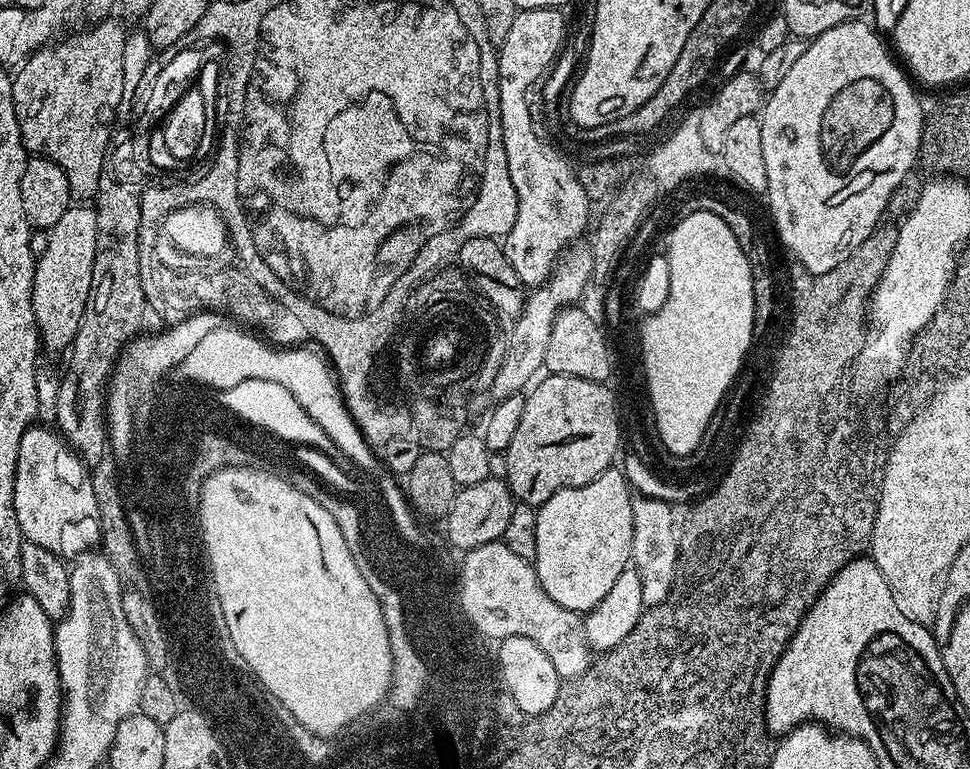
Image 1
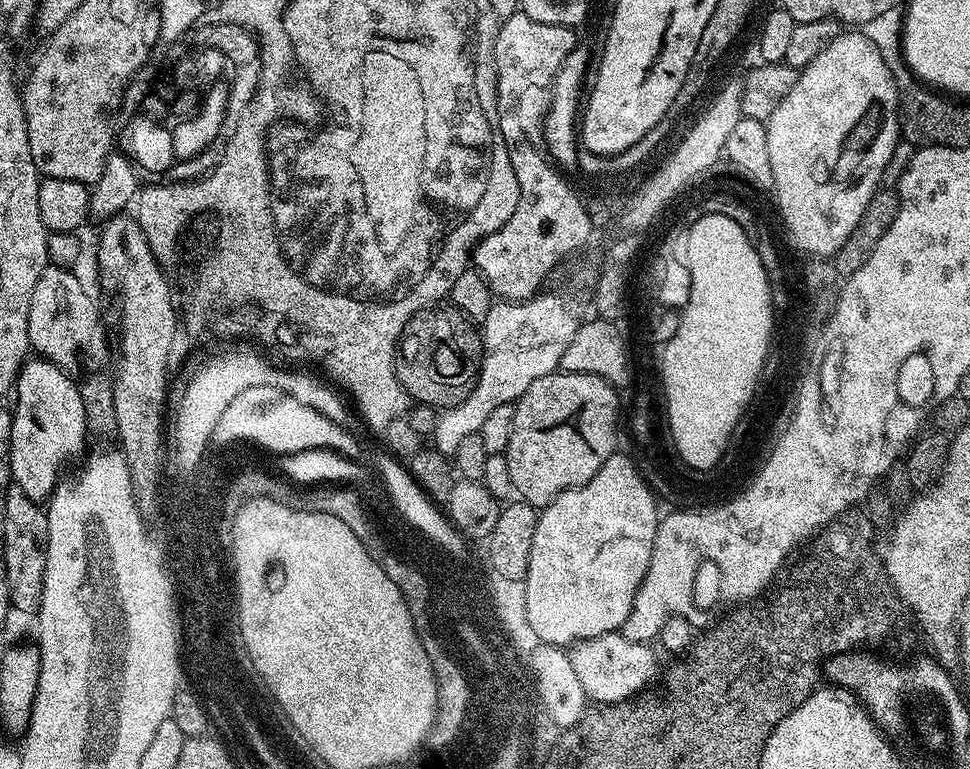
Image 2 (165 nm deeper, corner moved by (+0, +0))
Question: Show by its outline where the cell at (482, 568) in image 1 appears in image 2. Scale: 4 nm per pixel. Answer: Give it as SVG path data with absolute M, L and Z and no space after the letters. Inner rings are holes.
M623 631L607 632L601 636L581 640L571 645L570 655L574 666L574 674L578 674L578 682L582 682L585 697L589 701L597 700L595 703L603 706L605 704L623 705L624 700L638 695L656 676L656 656L650 649L651 647L648 644L630 642L630 638L626 638Z

